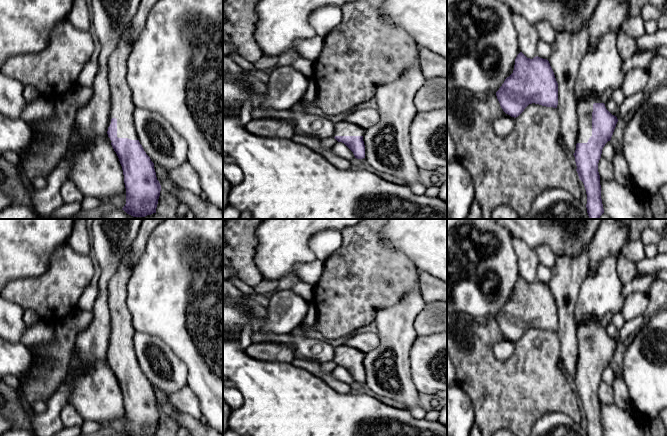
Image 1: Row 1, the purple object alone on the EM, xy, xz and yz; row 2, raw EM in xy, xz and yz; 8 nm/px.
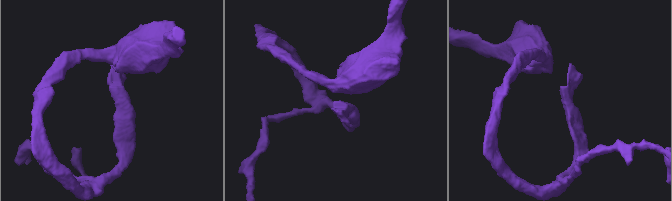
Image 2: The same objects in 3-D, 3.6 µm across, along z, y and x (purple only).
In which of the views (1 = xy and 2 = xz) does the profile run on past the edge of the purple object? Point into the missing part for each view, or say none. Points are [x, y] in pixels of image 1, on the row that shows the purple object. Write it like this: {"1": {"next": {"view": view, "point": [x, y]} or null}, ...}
{"1": {"next": {"view": "xy", "point": [122, 107]}}, "2": {"next": {"view": "xz", "point": [342, 128]}}}

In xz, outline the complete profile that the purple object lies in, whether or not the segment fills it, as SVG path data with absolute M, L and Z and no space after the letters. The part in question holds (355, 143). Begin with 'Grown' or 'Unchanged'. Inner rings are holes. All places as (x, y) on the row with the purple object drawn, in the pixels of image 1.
Grown. M346 121L335 123L334 138L344 143L354 154L355 158L365 158L363 136L365 129Z

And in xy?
Grown. M131 25L107 62L111 112L108 138L122 166L126 204L122 210L133 217L156 213L161 185L154 163L139 142L133 113L136 109L127 82L127 59L132 50Z

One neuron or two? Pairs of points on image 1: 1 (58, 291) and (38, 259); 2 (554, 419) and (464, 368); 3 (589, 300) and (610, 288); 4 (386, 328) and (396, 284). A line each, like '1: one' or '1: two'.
1: two
2: two
3: one
4: two

